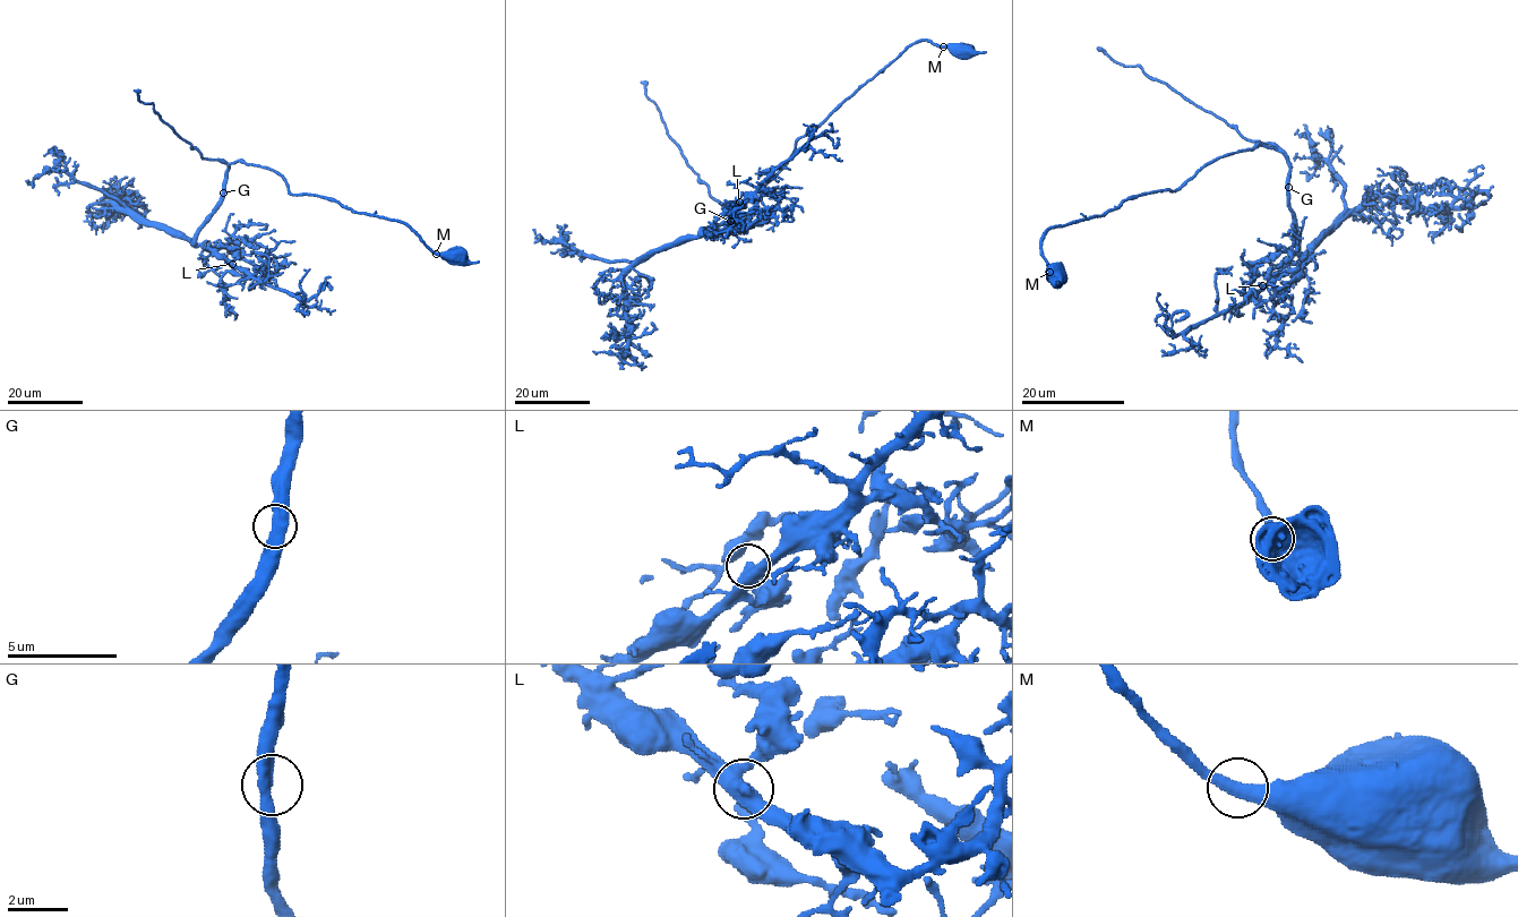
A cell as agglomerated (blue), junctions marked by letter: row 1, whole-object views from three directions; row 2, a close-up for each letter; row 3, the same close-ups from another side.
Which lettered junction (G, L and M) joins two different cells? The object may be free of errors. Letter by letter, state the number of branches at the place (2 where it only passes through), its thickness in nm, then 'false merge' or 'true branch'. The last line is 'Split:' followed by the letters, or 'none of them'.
G: 2 branches meet; 460 nm thick; true branch
L: 2 branches meet; 460 nm thick; true branch
M: 2 branches meet; 440 nm thick; true branch
Split: none of them

